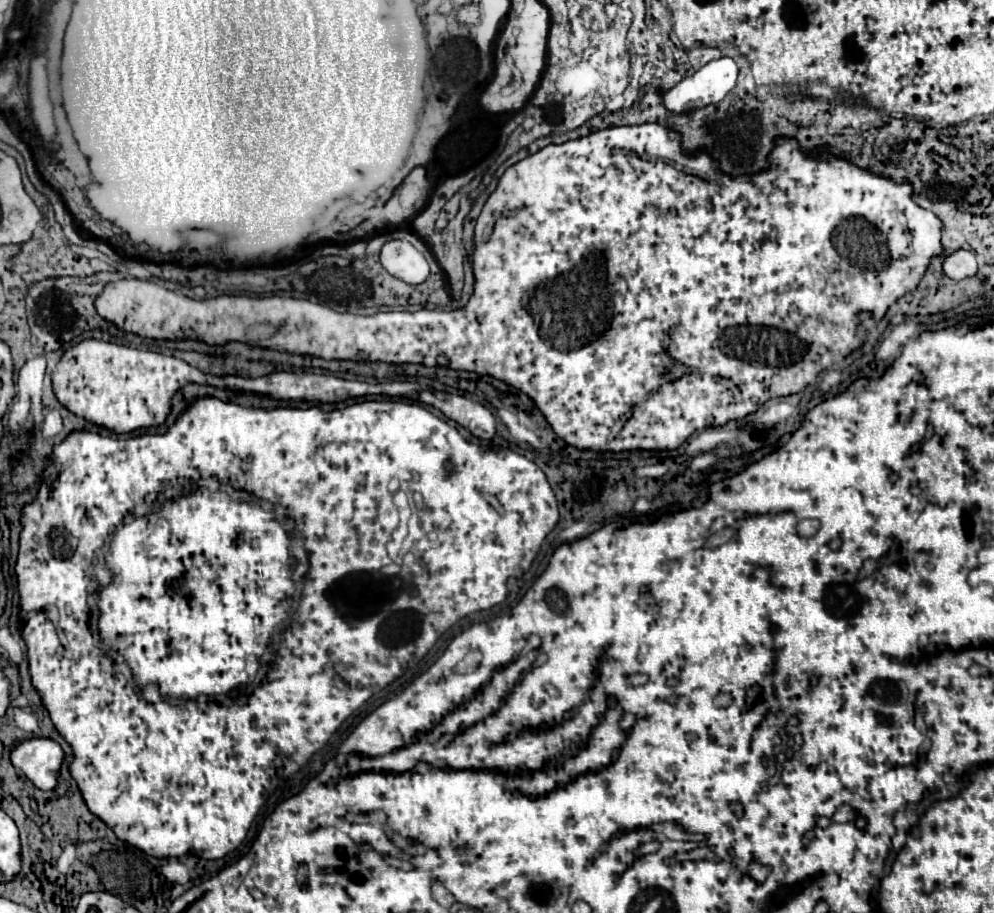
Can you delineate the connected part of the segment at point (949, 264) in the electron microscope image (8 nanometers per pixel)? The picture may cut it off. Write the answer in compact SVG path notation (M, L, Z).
M959 249L943 259L943 269L945 269L945 275L949 275L955 281L973 277L977 273L977 259L971 251Z

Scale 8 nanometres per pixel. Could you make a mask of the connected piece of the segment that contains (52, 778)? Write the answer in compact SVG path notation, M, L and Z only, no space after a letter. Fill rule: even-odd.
M43 737L21 741L11 751L11 763L17 769L21 769L25 777L33 781L35 787L43 791L55 789L63 759L65 753L61 745L53 739L43 739Z

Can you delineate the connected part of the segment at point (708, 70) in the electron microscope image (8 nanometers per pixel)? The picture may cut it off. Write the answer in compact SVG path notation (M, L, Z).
M731 57L715 59L665 93L667 109L691 111L707 107L711 103L719 103L735 87L735 79L737 79L735 61Z

